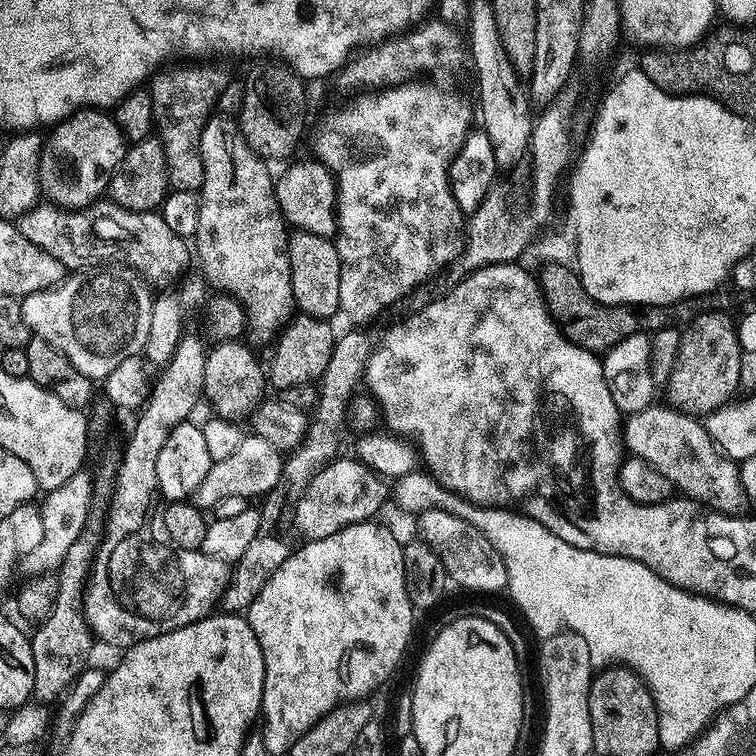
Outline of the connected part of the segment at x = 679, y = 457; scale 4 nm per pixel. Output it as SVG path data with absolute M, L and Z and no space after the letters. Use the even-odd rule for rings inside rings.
M649 406L629 415L622 424L622 437L628 443L628 448L633 457L643 458L664 471L673 483L689 497L695 498L705 508L720 512L723 516L743 516L749 511L748 495L742 486L740 477L740 464L725 455L717 447L712 435L708 433L707 427L697 417L689 416L686 412L678 412L671 406L656 408Z

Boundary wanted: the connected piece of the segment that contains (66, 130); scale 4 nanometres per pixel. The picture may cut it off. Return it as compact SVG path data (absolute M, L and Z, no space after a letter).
M85 108L81 111L74 112L72 115L66 117L66 119L61 120L59 124L55 125L51 129L52 132L49 136L46 136L46 139L43 141L41 150L40 150L40 165L38 166L38 178L40 179L40 194L41 197L46 201L49 200L49 205L55 206L60 210L68 210L64 208L88 208L100 195L107 193L109 191L110 185L112 183L112 176L120 167L122 158L124 157L126 151L126 141L124 135L120 133L120 128L116 125L115 119L107 111L97 110L95 108Z

